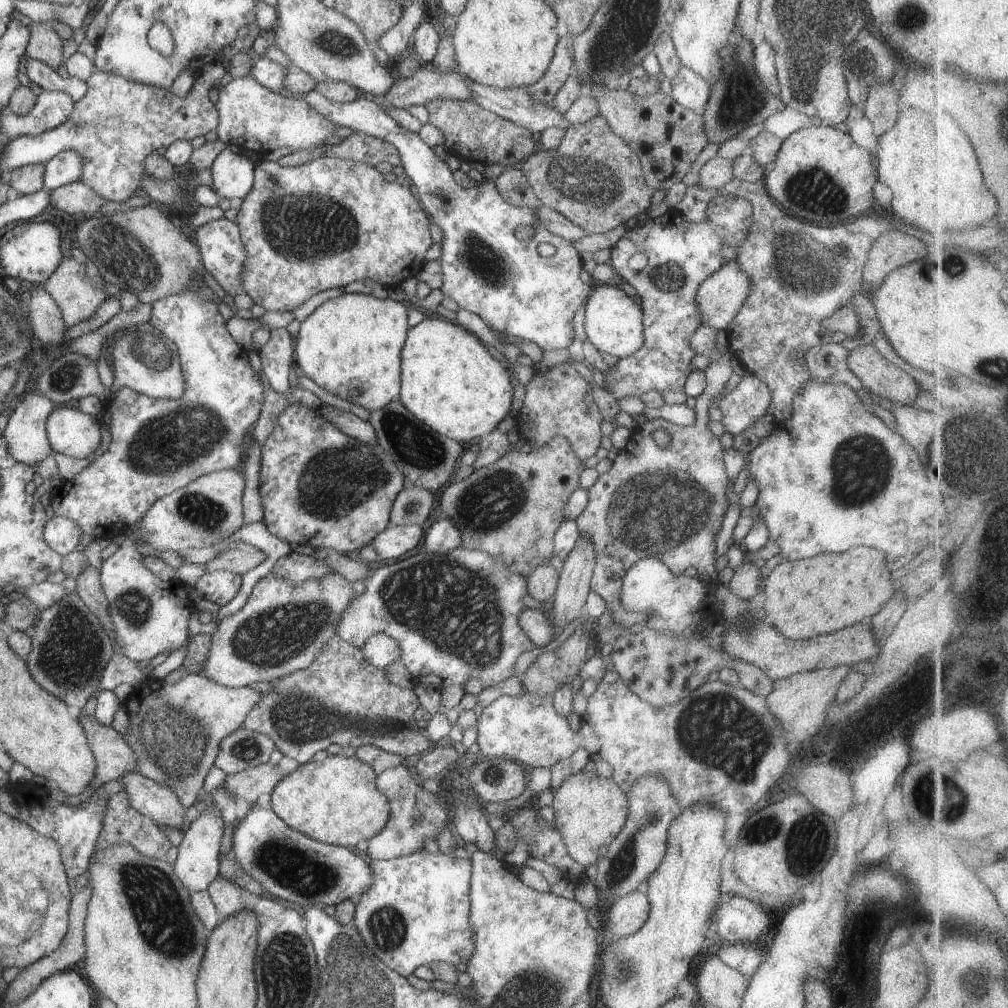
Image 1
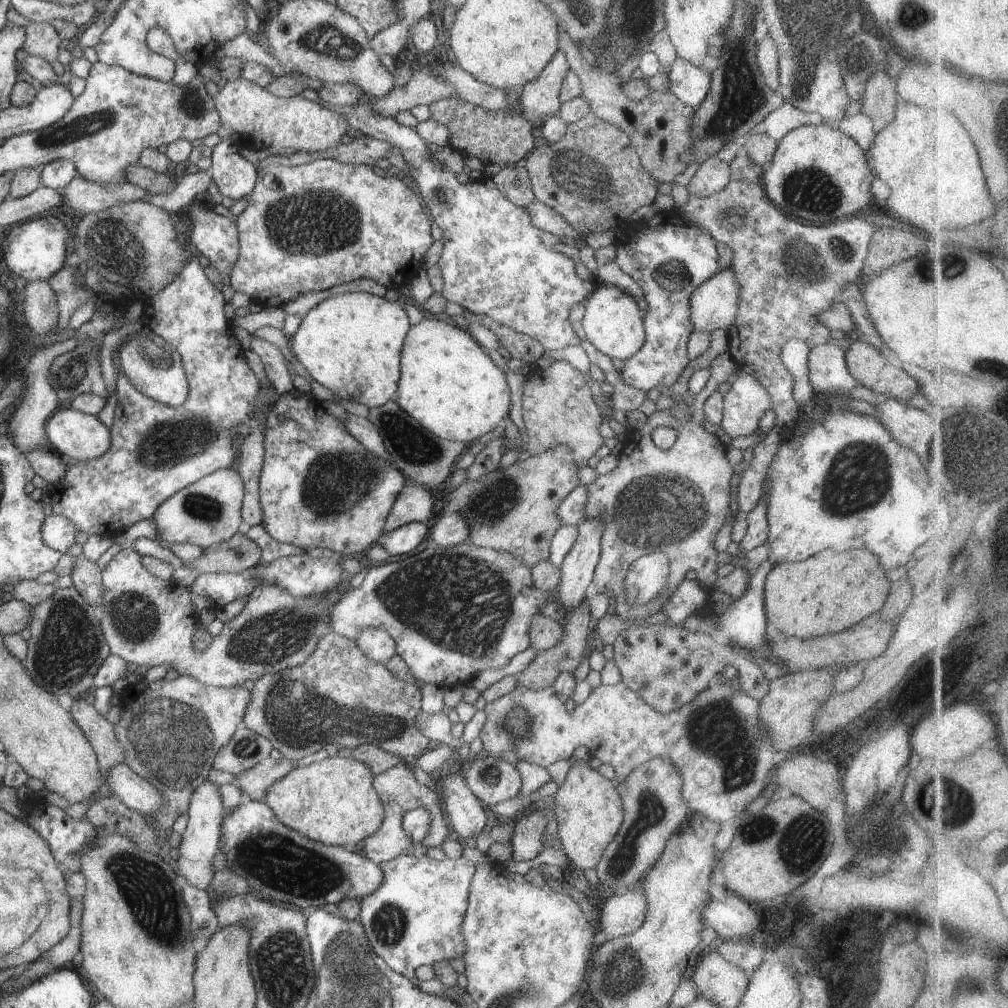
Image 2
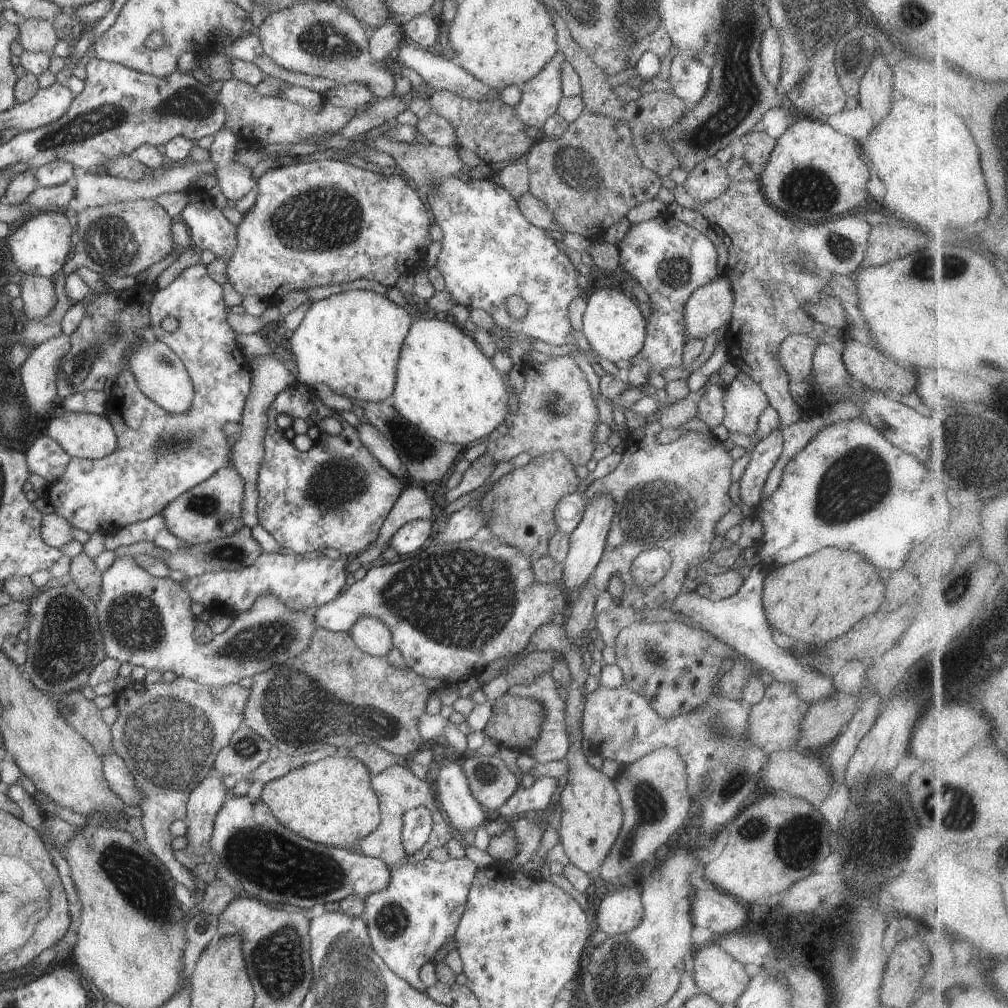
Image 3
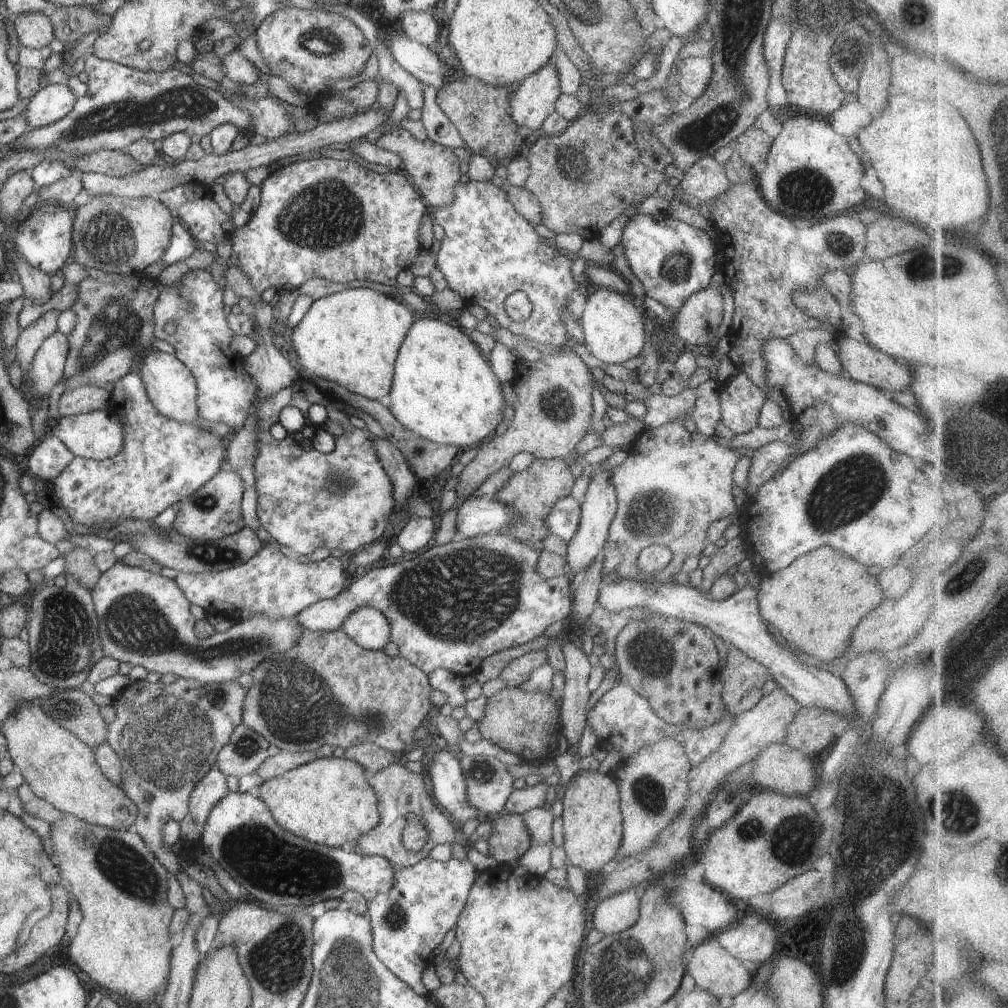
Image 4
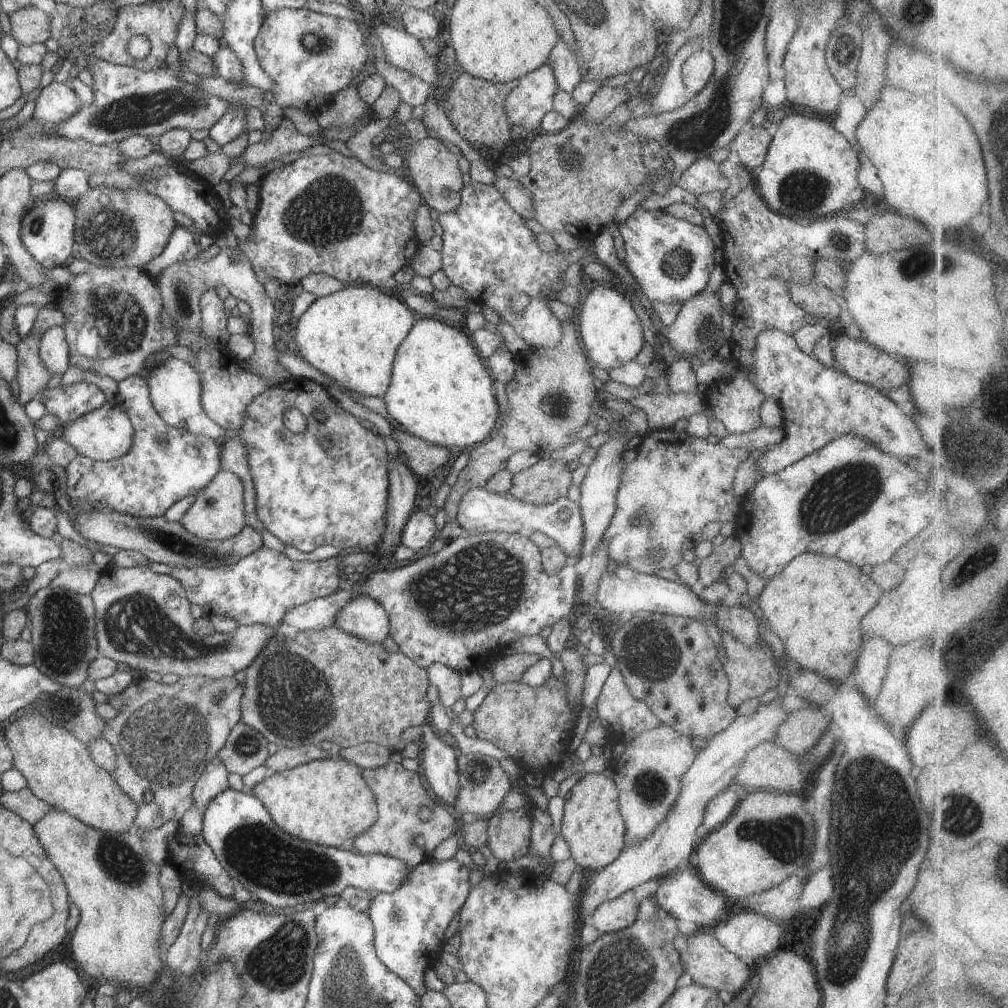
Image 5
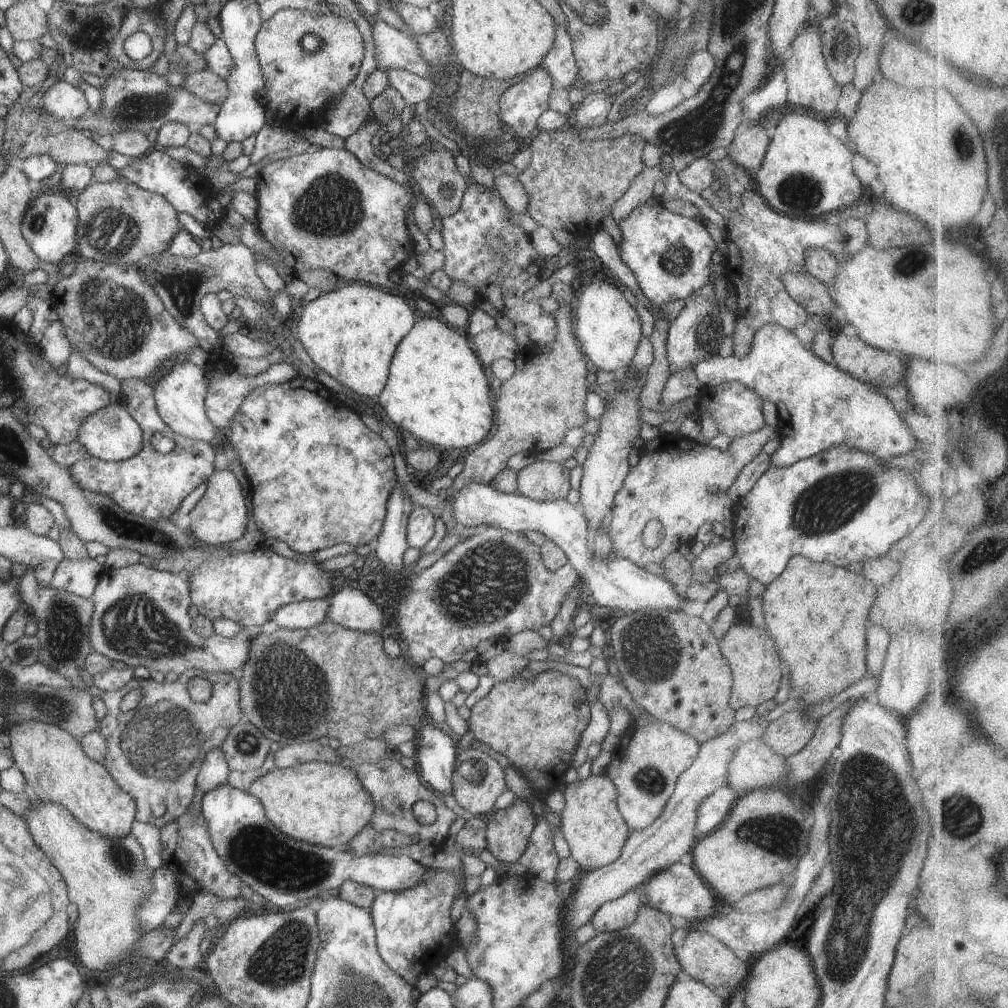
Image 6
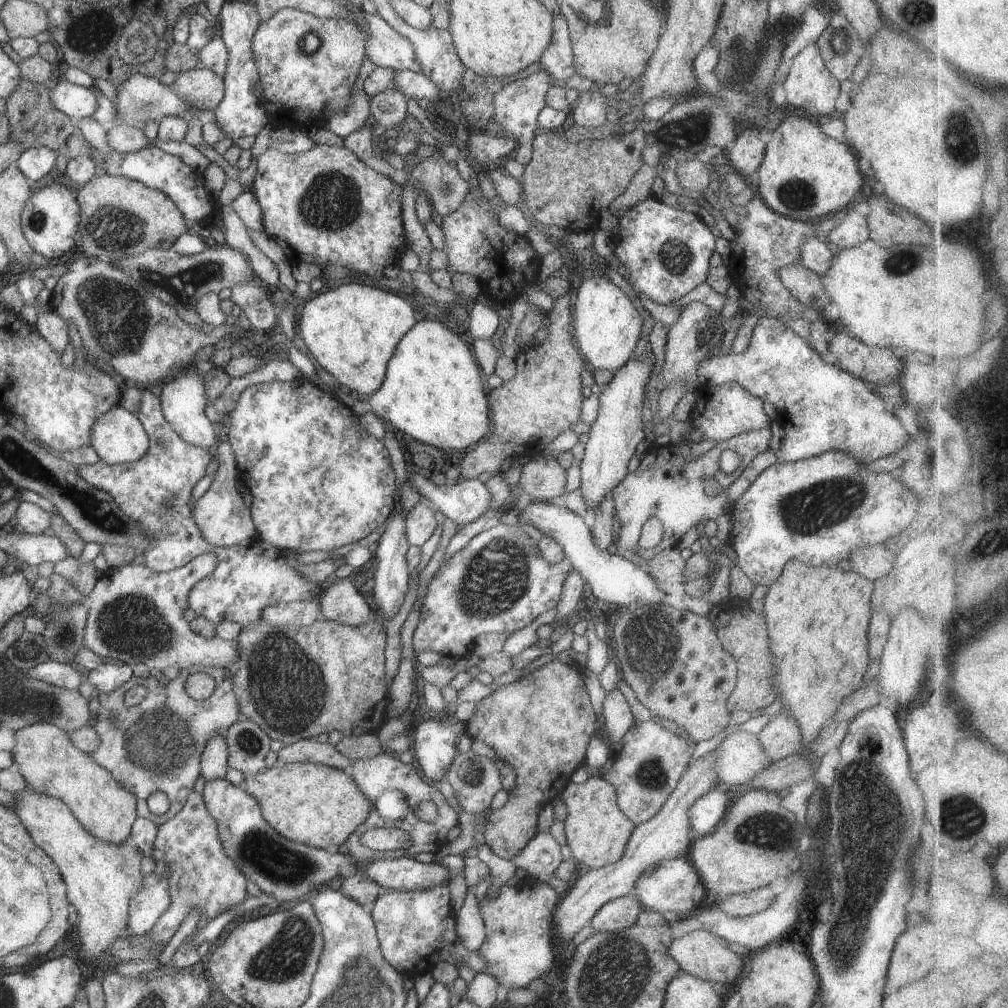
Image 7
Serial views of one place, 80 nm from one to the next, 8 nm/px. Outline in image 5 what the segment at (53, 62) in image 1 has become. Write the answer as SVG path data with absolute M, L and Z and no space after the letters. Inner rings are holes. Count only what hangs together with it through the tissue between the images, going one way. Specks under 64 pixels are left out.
M32 5L10 16L13 37L19 45L32 46L52 37L50 16Z

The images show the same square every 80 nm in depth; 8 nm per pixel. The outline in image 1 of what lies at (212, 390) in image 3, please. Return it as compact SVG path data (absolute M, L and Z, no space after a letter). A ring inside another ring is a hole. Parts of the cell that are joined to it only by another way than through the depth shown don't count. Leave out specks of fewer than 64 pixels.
M199 278L195 281L192 289L186 289L179 295L167 296L165 299L155 301L151 307L151 319L149 320L152 328L157 328L163 335L168 337L179 350L179 361L182 367L185 387L182 396L179 399L155 399L139 392L134 392L131 388L119 388L116 392L116 398L110 400L106 412L111 415L109 431L111 432L112 441L108 451L104 452L102 456L93 460L87 468L82 470L79 474L69 481L60 482L61 494L58 494L58 500L52 504L56 515L71 518L75 520L86 534L92 534L95 538L102 538L112 540L116 535L122 534L126 529L136 524L145 512L163 496L169 495L176 489L185 487L190 484L191 480L205 475L206 473L213 473L214 471L221 471L224 469L240 469L244 462L244 438L248 432L252 432L262 404L264 404L264 385L260 380L260 376L248 361L248 352L244 350L235 340L230 336L225 325L225 320L218 311L218 303L209 301L203 296L197 284L203 281Z

